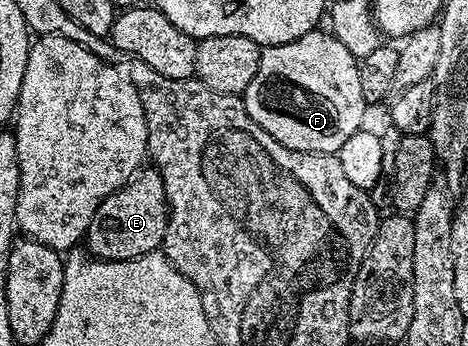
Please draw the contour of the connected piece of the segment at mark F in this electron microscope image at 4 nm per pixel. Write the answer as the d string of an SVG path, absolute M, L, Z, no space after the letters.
M330 31L306 33L301 35L301 39L293 39L293 43L266 46L259 55L257 75L253 75L253 83L249 83L241 96L245 111L249 111L249 119L253 119L261 131L269 131L281 147L306 153L338 154L341 143L364 128L363 116L369 112L365 95L361 95L358 60L349 47L345 47L345 43L341 43L341 39L334 37Z

